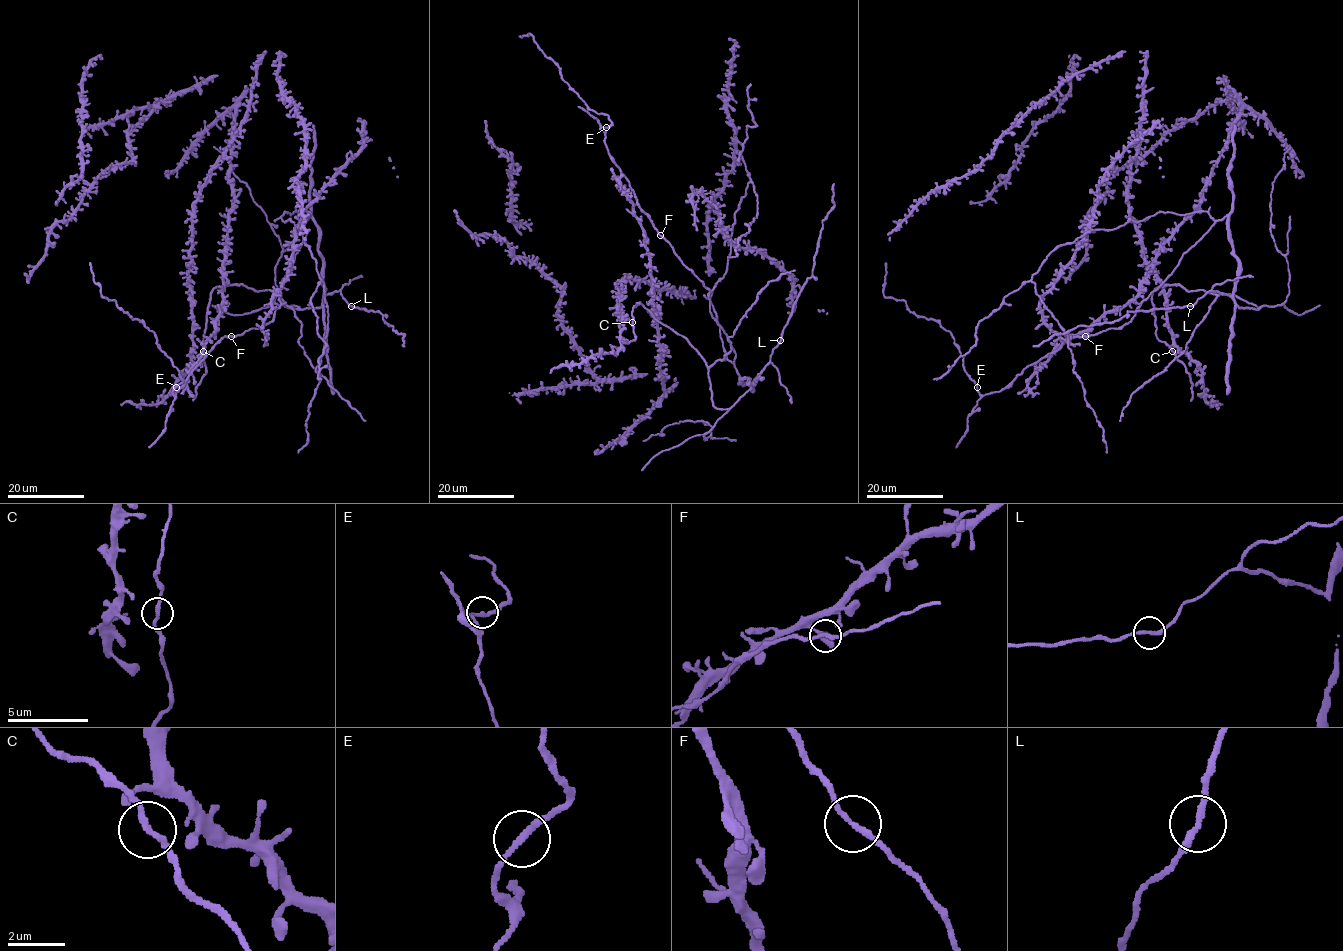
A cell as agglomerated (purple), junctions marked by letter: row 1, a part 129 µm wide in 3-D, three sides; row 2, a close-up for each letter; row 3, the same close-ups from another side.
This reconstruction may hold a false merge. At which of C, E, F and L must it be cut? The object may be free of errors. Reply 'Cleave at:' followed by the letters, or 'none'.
Cleave at: none

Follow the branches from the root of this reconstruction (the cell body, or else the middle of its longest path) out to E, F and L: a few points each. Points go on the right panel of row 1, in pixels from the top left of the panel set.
E: (1202, 237), (1130, 321), (1094, 335), (1070, 338), (998, 392), (981, 395), (977, 387)
F: (1202, 237), (1135, 310), (1130, 321), (1118, 328), (1084, 336)
L: (1202, 237), (1217, 220), (1228, 216), (1230, 242), (1238, 262), (1237, 282), (1231, 295), (1209, 290), (1189, 306)

